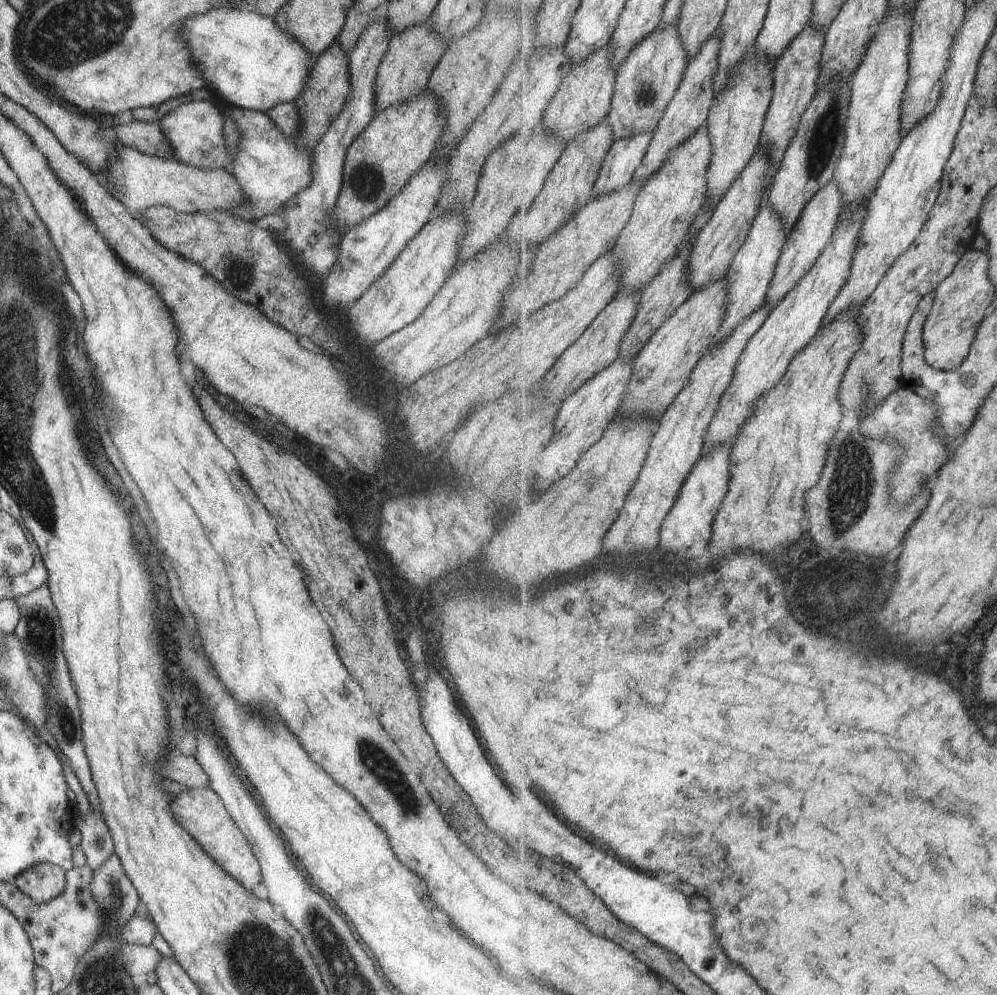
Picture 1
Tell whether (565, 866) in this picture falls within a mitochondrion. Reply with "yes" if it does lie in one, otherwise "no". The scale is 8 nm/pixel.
no

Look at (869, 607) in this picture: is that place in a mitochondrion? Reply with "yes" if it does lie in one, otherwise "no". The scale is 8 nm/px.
yes

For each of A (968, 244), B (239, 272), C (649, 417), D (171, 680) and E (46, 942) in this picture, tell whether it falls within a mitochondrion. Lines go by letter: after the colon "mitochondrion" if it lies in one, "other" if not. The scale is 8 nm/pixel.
A: other
B: mitochondrion
C: other
D: other
E: other

